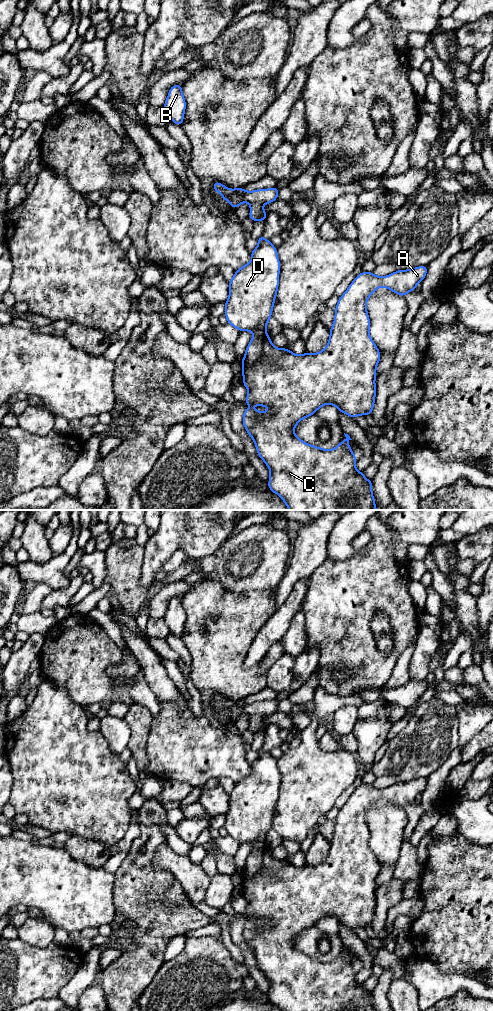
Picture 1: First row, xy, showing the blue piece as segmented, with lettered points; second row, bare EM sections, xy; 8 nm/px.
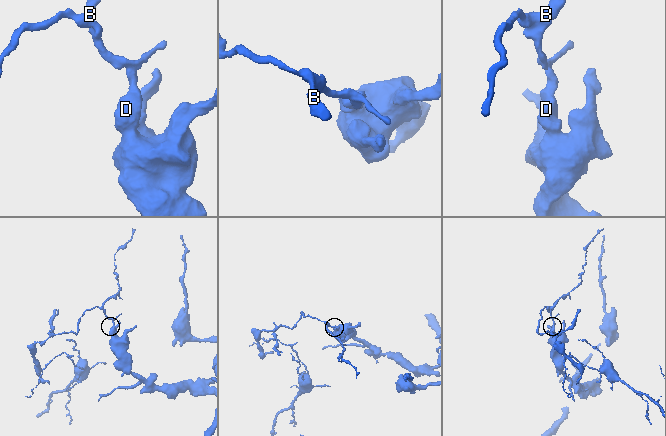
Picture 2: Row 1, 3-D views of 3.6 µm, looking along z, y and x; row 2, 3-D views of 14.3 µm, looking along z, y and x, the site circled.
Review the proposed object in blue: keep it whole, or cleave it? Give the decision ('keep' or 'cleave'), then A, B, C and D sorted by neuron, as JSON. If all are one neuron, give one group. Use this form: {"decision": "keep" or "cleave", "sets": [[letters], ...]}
{"decision": "cleave", "sets": [["A", "C", "D"], ["B"]]}

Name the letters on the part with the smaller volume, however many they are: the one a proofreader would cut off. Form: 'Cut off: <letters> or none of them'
Cut off: B

